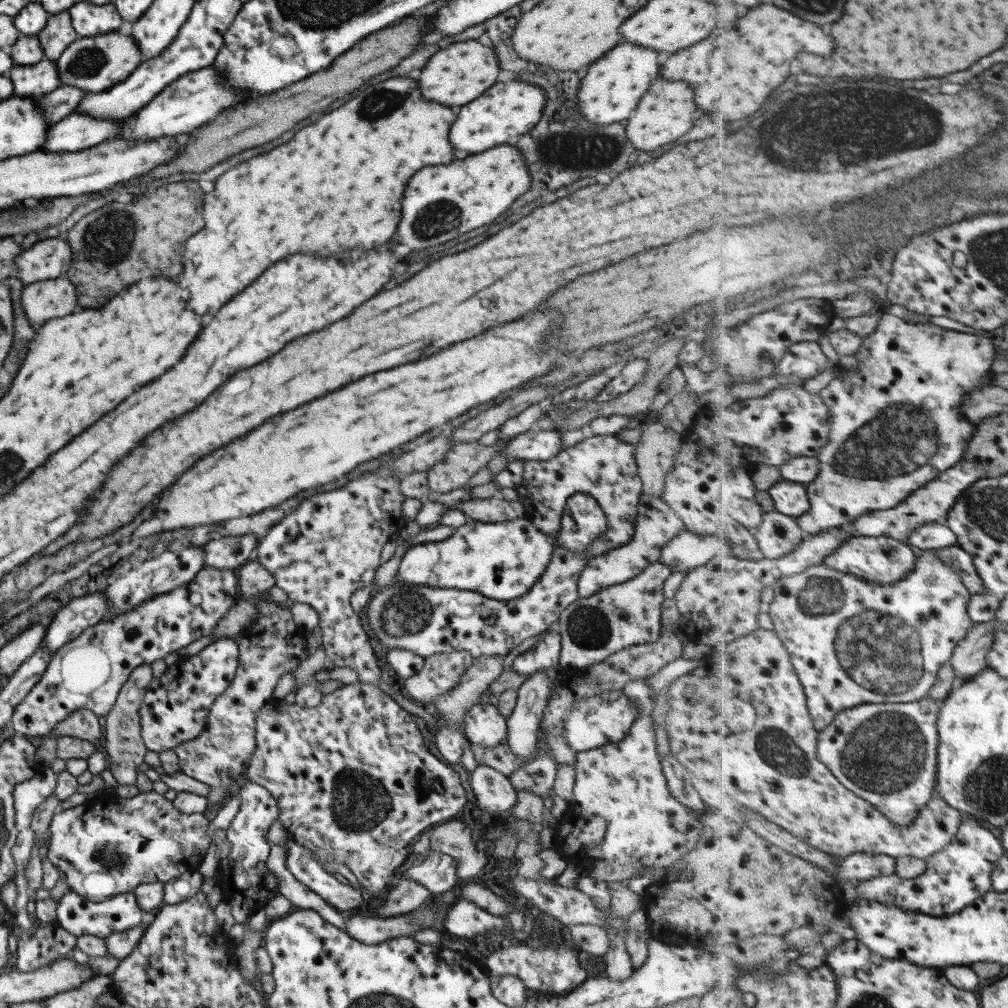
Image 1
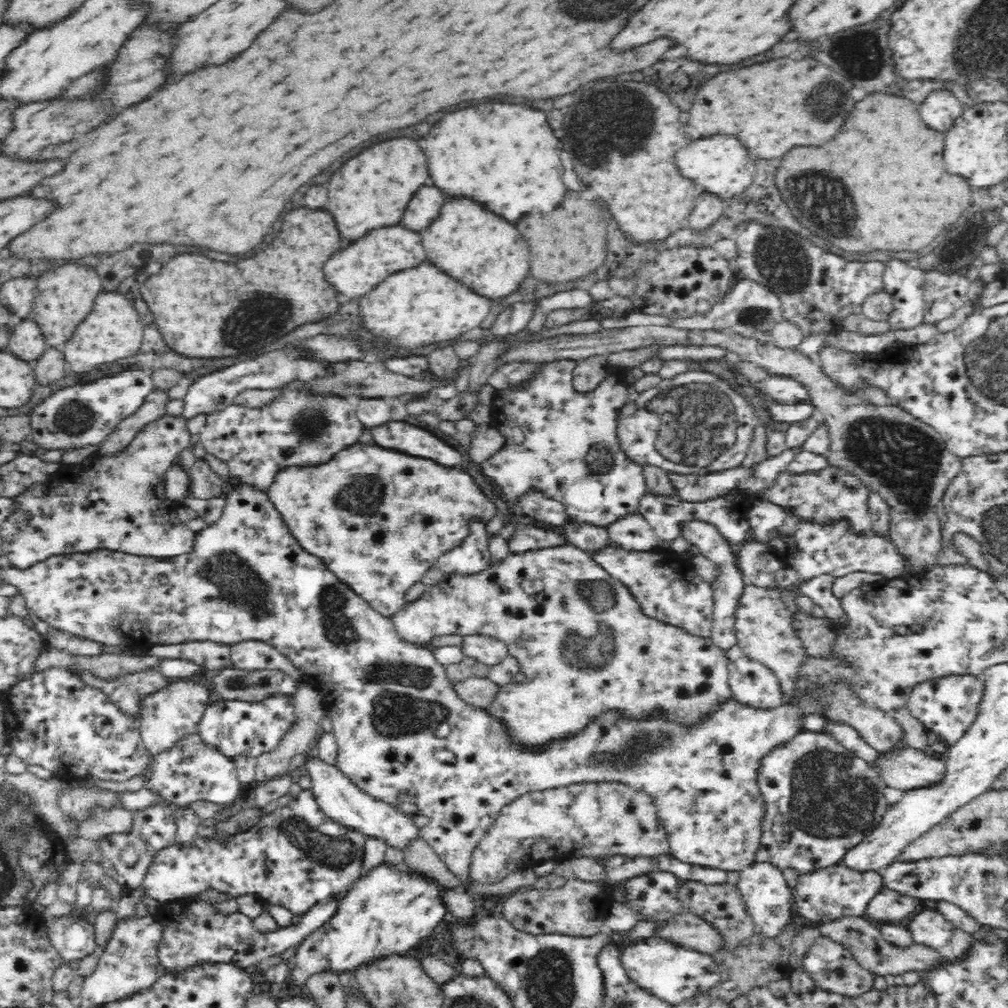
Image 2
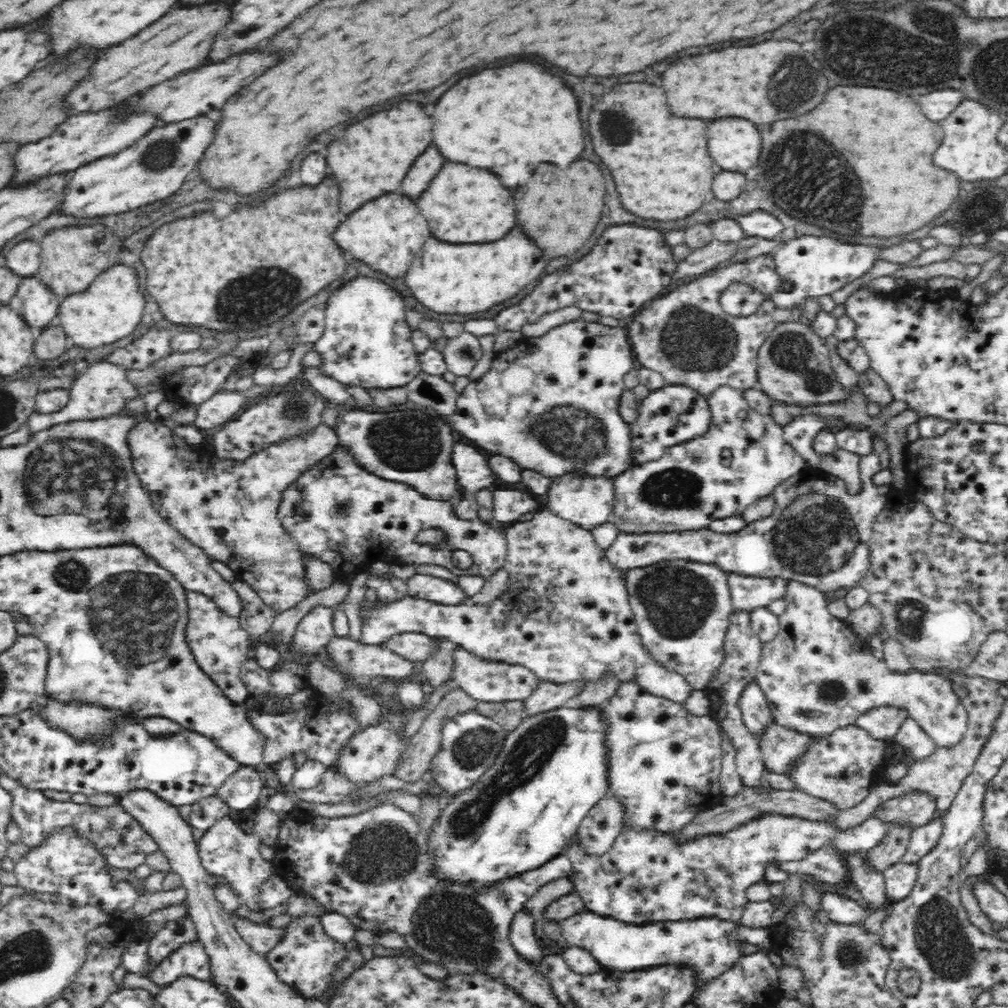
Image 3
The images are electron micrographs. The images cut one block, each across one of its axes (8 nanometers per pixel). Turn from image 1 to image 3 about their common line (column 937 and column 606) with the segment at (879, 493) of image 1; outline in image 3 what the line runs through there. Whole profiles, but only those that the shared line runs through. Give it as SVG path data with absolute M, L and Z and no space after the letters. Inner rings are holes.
M579 318L556 326L540 337L523 338L511 349L496 355L487 373L470 380L458 395L449 423L458 438L474 442L492 455L512 458L518 466L536 470L542 476L552 478L568 472L582 472L588 477L613 479L633 466L630 460L632 430L619 413L619 400L627 389L622 378L626 378L633 367L628 336L626 328L608 327Z

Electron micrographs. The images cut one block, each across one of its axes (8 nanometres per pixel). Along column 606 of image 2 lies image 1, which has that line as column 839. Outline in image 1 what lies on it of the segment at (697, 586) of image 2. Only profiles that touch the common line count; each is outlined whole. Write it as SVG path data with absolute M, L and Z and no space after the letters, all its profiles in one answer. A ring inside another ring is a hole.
M850 536L841 548L837 548L833 554L826 558L825 565L833 569L855 575L869 583L879 585L893 585L899 581L905 581L915 565L917 565L917 549L907 541L891 537Z

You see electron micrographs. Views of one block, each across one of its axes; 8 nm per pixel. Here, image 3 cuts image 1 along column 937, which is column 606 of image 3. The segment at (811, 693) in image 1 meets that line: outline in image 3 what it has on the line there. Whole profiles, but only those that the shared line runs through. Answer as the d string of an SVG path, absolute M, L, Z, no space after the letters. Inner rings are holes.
M542 508L534 512L532 520L515 521L504 531L507 557L503 569L509 575L509 582L502 595L486 604L438 604L406 595L402 600L384 603L378 610L368 612L364 612L366 605L363 600L361 618L366 618L366 622L362 625L360 641L367 645L380 645L397 634L427 634L456 643L480 658L525 666L542 682L554 685L576 682L585 687L614 678L619 685L634 682L646 693L672 702L683 703L687 700L693 692L688 682L681 674L662 666L643 646L629 604L623 572L610 563L606 552L597 546L590 530Z

